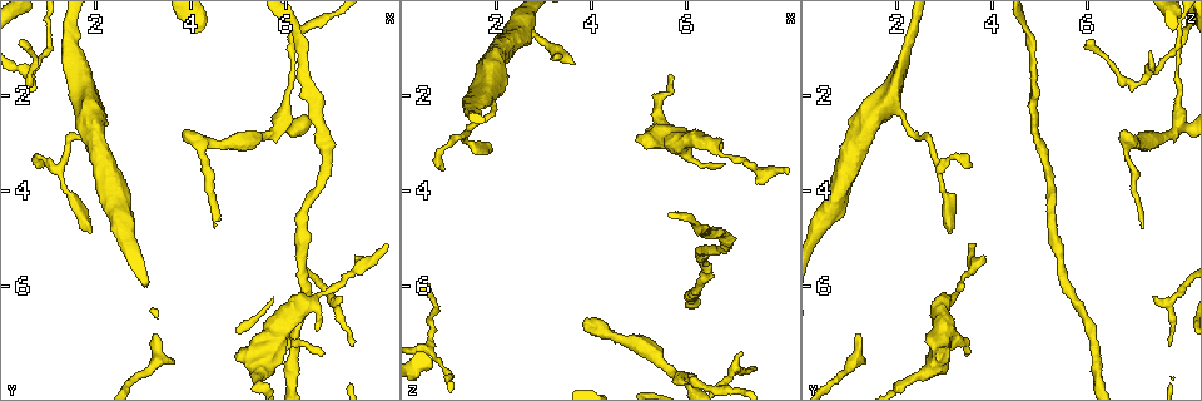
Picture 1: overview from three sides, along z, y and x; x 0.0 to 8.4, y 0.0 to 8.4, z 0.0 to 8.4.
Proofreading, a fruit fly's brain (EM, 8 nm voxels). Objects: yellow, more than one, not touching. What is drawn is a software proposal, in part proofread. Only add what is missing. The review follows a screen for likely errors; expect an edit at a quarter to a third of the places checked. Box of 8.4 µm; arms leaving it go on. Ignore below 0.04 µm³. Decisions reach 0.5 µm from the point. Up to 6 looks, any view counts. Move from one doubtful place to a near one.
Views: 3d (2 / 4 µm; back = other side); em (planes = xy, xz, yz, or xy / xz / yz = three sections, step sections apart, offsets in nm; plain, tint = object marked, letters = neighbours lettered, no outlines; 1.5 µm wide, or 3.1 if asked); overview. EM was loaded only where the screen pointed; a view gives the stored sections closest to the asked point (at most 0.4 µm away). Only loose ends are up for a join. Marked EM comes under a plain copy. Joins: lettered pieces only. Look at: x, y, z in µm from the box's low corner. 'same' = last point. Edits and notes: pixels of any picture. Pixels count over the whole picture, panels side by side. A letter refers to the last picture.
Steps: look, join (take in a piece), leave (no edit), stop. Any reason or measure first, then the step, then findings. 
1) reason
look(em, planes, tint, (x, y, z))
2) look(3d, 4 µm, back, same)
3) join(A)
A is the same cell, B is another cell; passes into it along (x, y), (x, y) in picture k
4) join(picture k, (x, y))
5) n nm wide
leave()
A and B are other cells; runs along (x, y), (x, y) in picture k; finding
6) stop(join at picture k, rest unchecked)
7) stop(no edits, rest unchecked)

tapers out
look(em, yz, step 4, tint, (0.85, 3.50, 3.55))

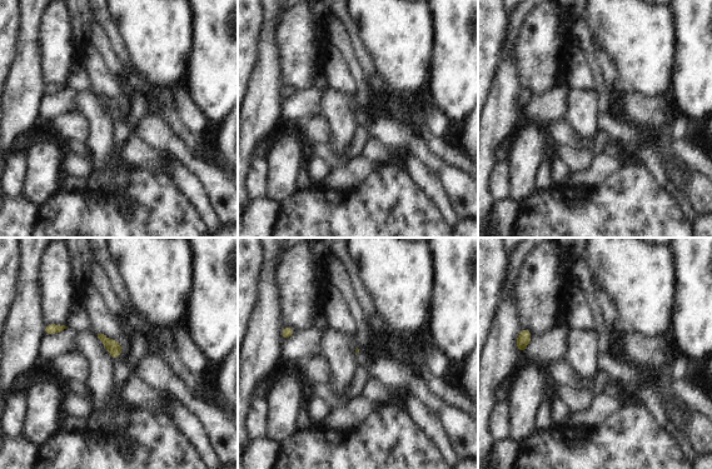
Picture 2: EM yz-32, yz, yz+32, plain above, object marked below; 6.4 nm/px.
another direction
look(em, planes, letters, same)

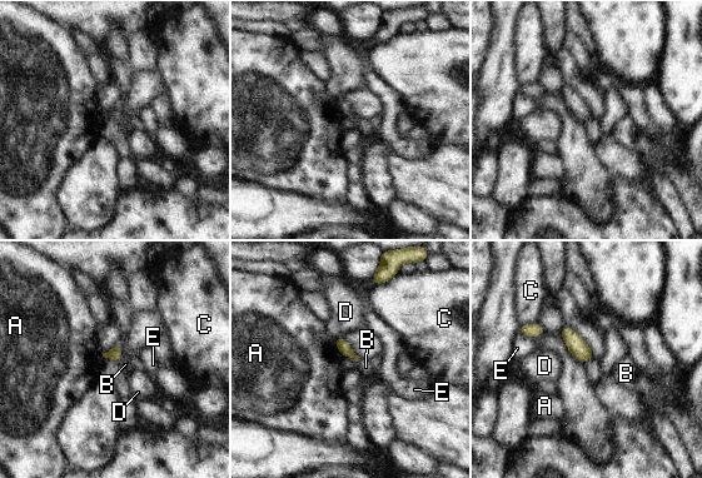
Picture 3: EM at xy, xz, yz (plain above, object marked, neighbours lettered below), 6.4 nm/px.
join(B)
B is the same cell, A, C, D and E are other cells; passes into it along (114, 353), (119, 357), (125, 364) in picture 3; the cell continues

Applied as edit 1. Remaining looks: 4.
an open end
look(em, yz, step 4, tint, (4.95, 7.45, 2.95))

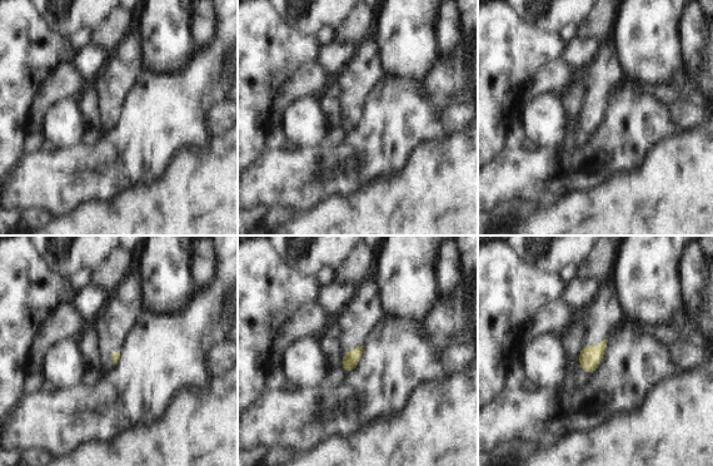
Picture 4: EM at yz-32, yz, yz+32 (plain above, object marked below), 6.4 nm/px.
cut it another way
look(em, planes, letters, same)

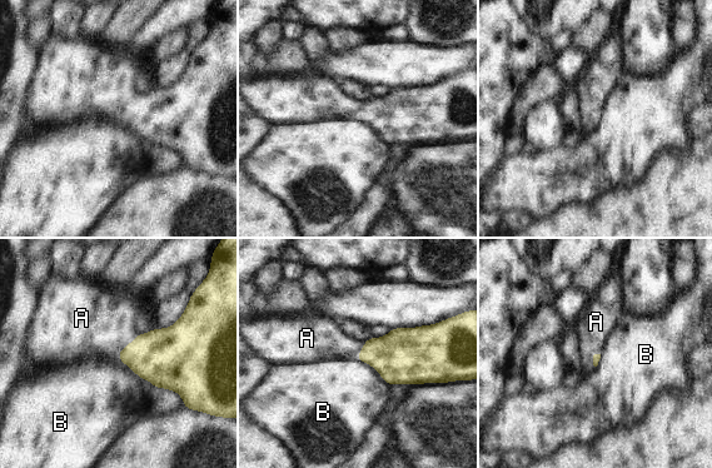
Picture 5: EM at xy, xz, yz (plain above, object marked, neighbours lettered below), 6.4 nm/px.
join(A)
A is the same cell, B is another cell; passes into it along (164, 357), (128, 344), (98, 319) in picture 5; it goes on there

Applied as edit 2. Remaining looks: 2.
stop(join at picture 3, join at picture 5, rest unchecked)

